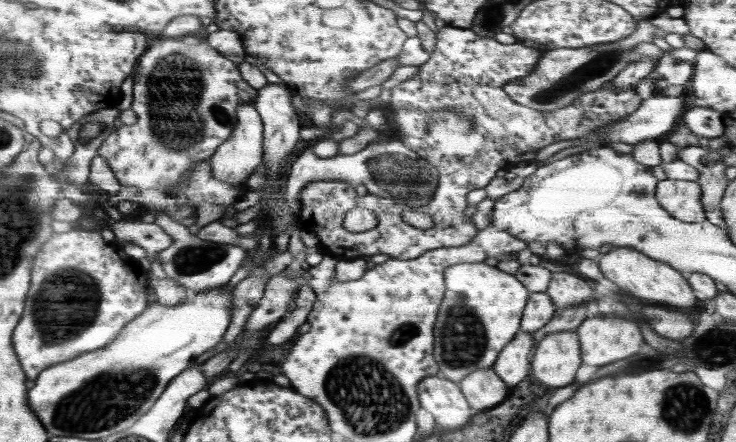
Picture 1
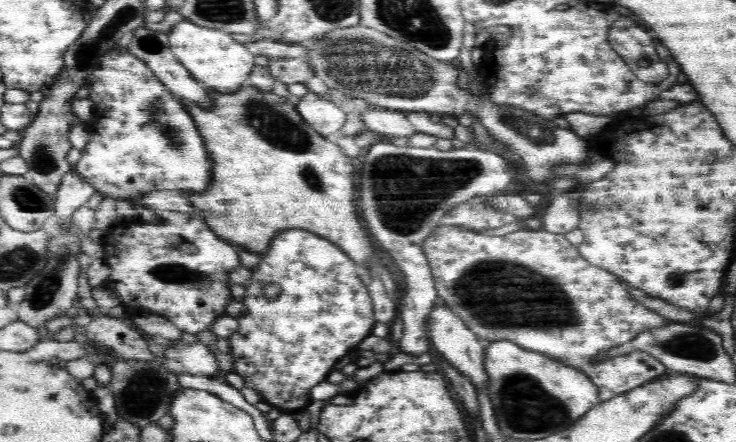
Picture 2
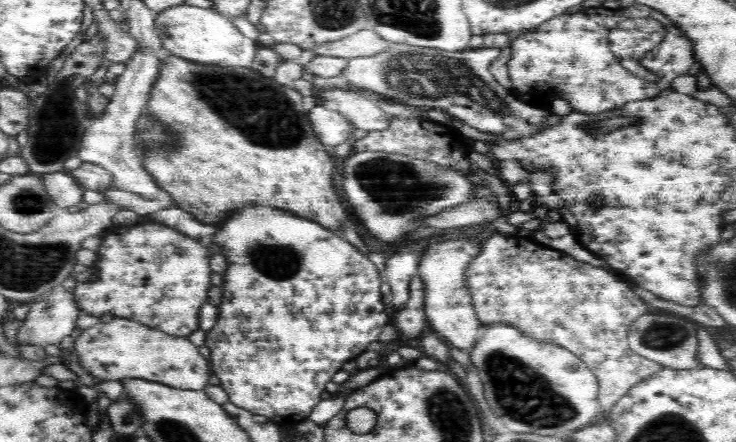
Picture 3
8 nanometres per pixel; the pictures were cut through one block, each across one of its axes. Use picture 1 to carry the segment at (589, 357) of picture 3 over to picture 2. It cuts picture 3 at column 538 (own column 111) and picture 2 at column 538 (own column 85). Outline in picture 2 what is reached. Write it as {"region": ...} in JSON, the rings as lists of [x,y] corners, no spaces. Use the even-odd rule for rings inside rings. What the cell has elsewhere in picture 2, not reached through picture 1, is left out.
{"region":[[[440,224],[423,240],[421,248],[431,269],[439,300],[478,338],[488,344],[506,340],[581,370],[597,386],[601,401],[667,372],[660,359],[641,350],[592,363],[601,352],[630,342],[644,330],[666,326],[670,321],[635,300],[625,284],[613,274],[590,264],[579,253],[578,246],[572,245],[563,234],[523,227],[503,236],[489,236],[459,226]]]}

